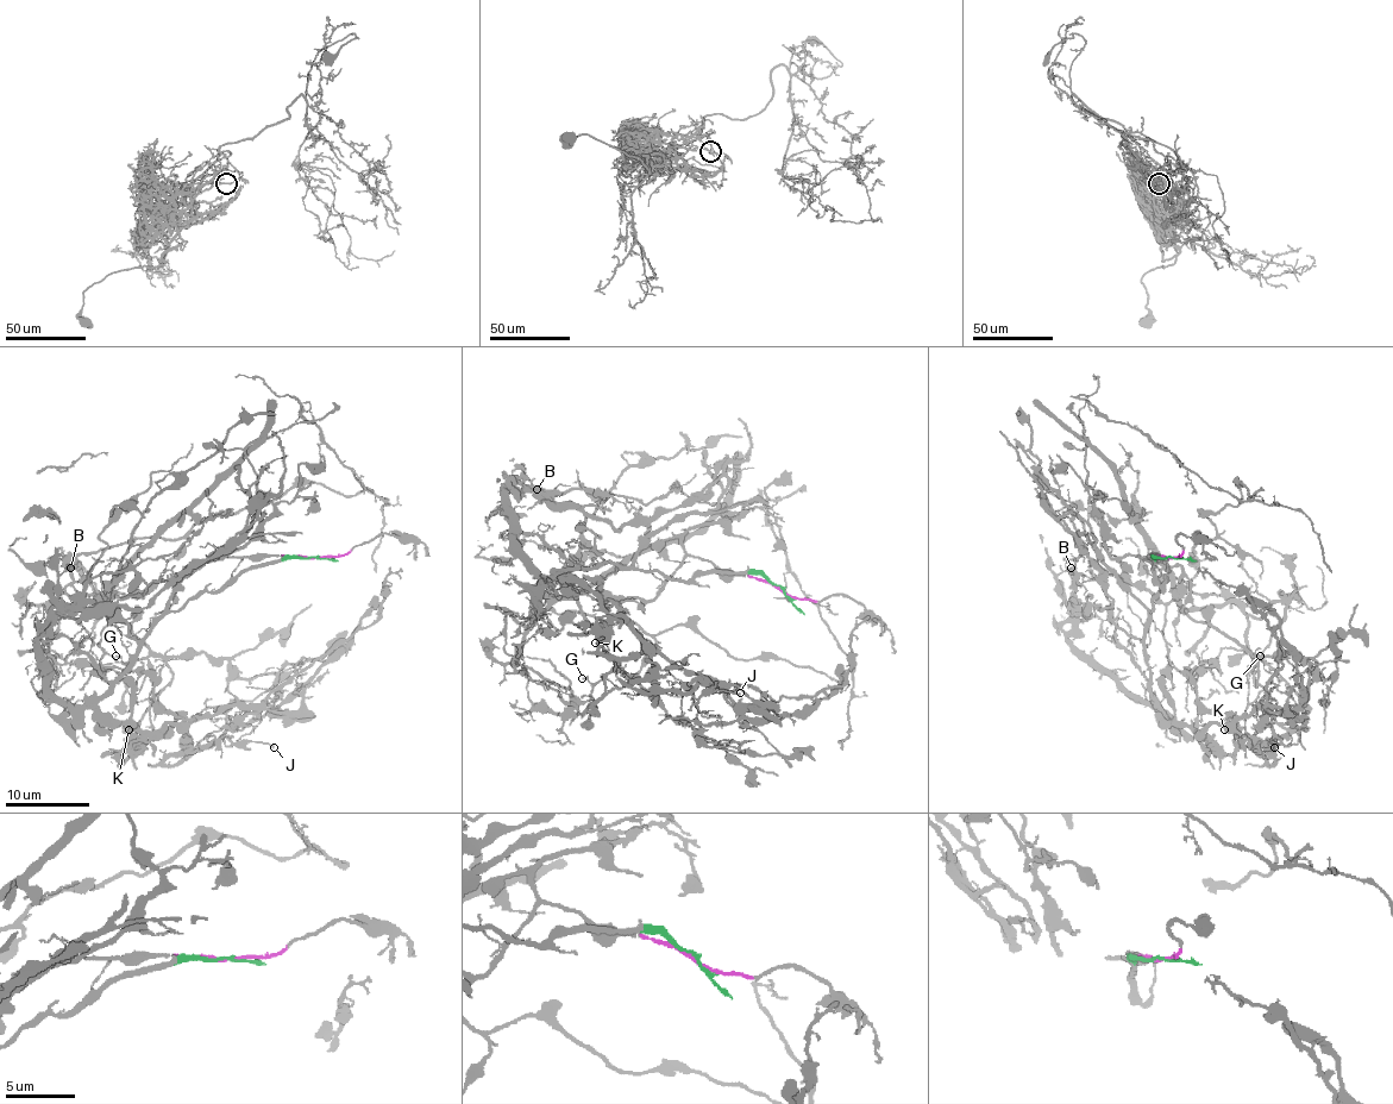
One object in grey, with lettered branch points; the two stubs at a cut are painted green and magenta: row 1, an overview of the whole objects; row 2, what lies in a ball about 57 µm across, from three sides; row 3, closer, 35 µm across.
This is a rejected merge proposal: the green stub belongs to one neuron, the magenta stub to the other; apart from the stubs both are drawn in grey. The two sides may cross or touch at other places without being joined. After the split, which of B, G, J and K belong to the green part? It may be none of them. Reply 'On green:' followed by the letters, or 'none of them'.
On green: B, J, K

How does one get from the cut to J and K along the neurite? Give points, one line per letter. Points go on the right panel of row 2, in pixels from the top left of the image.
J: (1172, 558), (1153, 564), (1152, 681), (1196, 732), (1221, 723), (1269, 748), (1278, 738), (1274, 748)
K: (1172, 558), (1153, 564), (1161, 590), (1144, 645), (1152, 681), (1174, 716), (1229, 754), (1225, 729)

